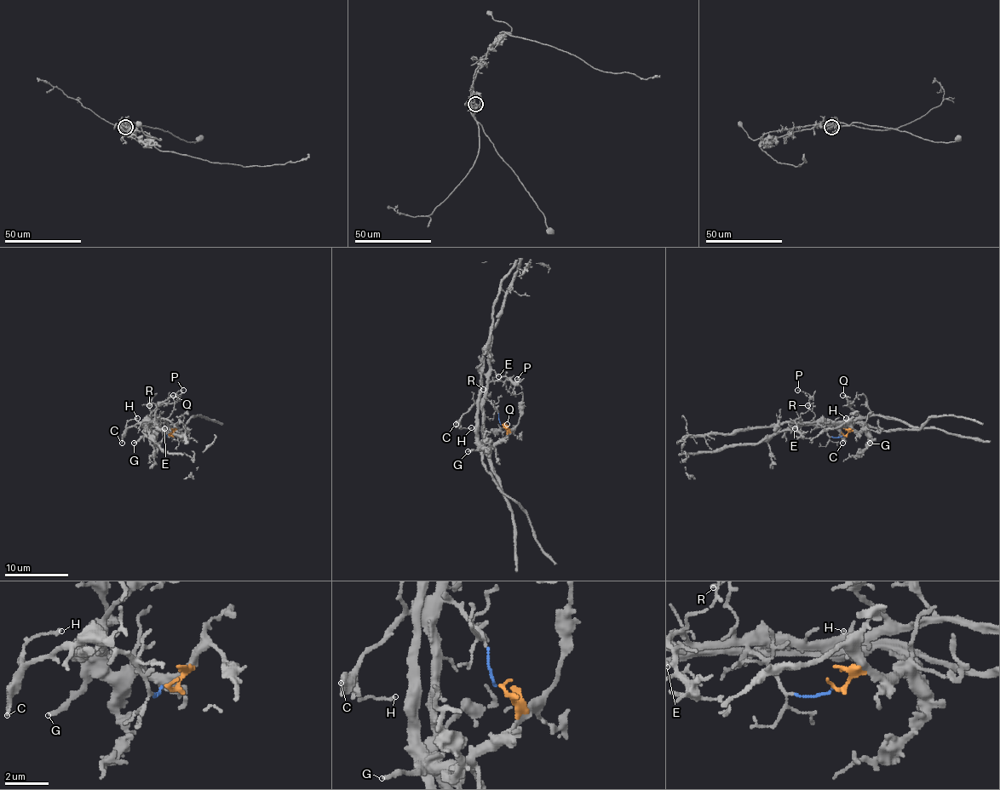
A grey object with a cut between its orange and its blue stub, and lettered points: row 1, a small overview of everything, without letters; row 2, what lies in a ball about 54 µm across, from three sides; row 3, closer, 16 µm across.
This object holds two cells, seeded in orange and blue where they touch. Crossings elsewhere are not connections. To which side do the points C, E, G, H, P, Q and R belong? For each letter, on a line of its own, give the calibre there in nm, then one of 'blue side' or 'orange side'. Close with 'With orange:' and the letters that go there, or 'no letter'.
C: calibre 240 nm; blue side
E: calibre 140 nm; blue side
G: calibre 220 nm; orange side
H: calibre 100 nm; blue side
P: calibre 80 nm; blue side
Q: calibre 160 nm; blue side
R: calibre 130 nm; blue side
With orange: G

